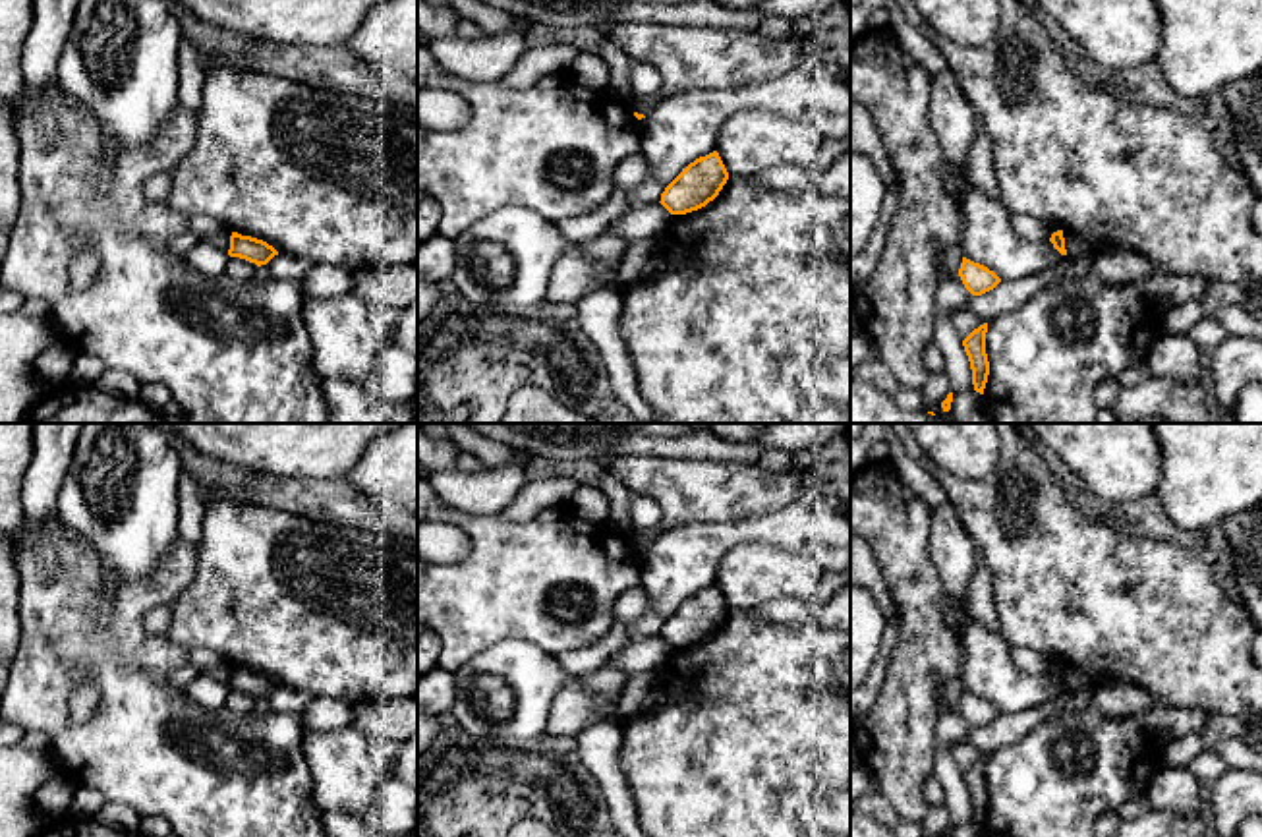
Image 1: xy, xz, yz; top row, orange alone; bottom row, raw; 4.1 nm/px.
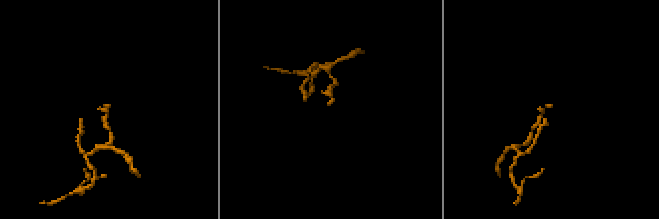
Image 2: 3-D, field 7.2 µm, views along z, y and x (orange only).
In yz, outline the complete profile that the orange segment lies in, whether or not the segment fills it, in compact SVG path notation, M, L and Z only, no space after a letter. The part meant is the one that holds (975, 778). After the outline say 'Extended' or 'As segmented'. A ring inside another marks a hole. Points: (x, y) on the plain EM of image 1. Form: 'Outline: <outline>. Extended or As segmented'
Outline: M988 756L974 762L962 773L962 779L968 789L970 802L972 802L972 818L974 818L974 823L980 827L984 827L988 808L990 808L990 794L986 787L986 765L988 765Z. As segmented

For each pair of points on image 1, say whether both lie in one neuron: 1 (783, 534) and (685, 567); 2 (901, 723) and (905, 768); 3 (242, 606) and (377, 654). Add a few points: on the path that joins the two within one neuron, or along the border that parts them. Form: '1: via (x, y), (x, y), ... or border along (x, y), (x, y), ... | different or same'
1: via (758, 532), (733, 532), (719, 542), (710, 542) | same
2: via (901, 735), (901, 756) | same
3: via (275, 606), (302, 606), (344, 625) | same

